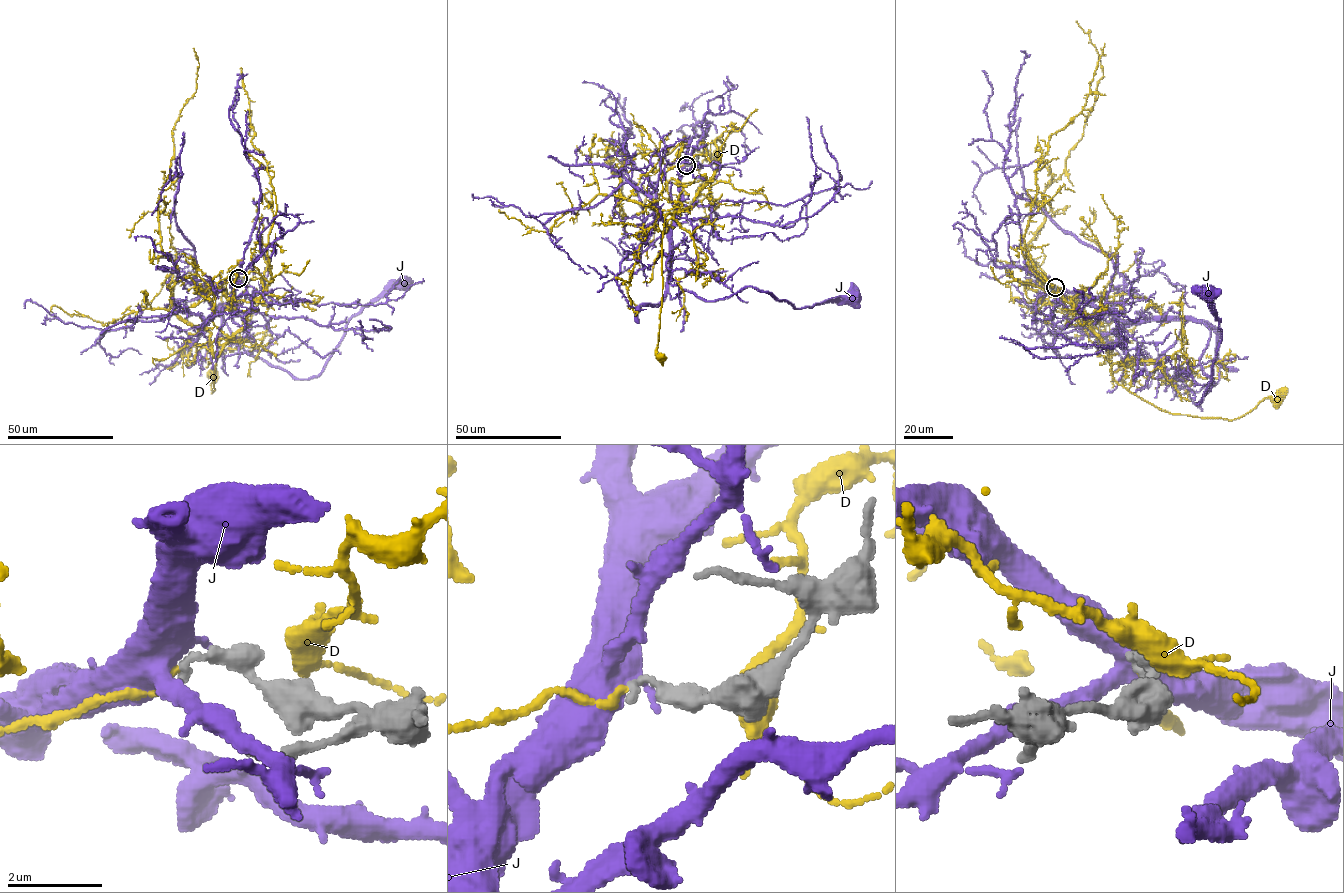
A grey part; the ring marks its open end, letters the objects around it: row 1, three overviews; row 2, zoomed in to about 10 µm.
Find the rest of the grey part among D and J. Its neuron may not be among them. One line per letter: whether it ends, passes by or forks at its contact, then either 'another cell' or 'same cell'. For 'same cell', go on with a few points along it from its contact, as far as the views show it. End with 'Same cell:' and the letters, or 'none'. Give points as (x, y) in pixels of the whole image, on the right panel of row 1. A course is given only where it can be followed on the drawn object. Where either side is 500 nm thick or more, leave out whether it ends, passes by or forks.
D: it ends; same cell; course (1055, 287), (1098, 355), (1108, 358), (1114, 380), (1158, 408), (1236, 419), (1265, 398), (1276, 398)
J: another cell
Same cell: D

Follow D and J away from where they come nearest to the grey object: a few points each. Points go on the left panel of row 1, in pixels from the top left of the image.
D: (238, 278), (212, 288), (213, 323), (234, 337), (212, 343), (216, 358), (212, 392), (208, 373), (213, 374)
J: (238, 278), (220, 306), (235, 340), (249, 354), (308, 379), (321, 371), (348, 321), (406, 286)

